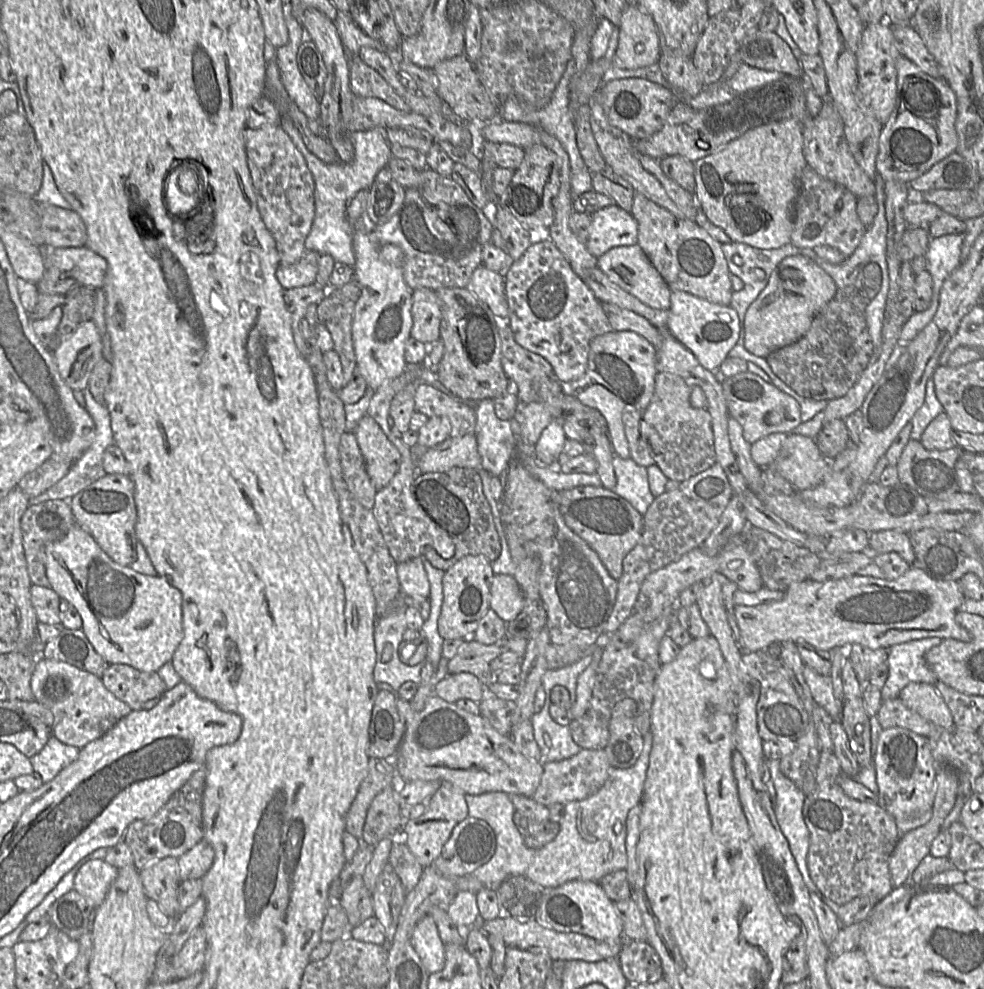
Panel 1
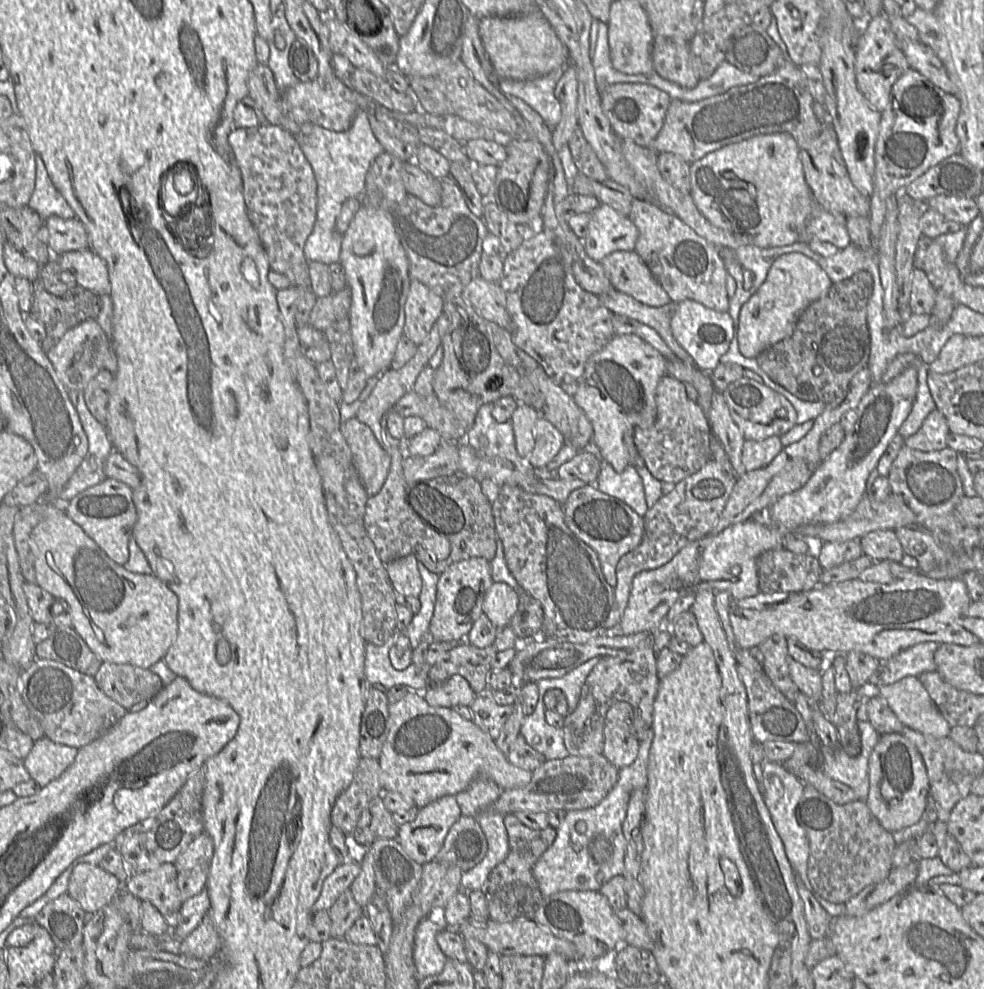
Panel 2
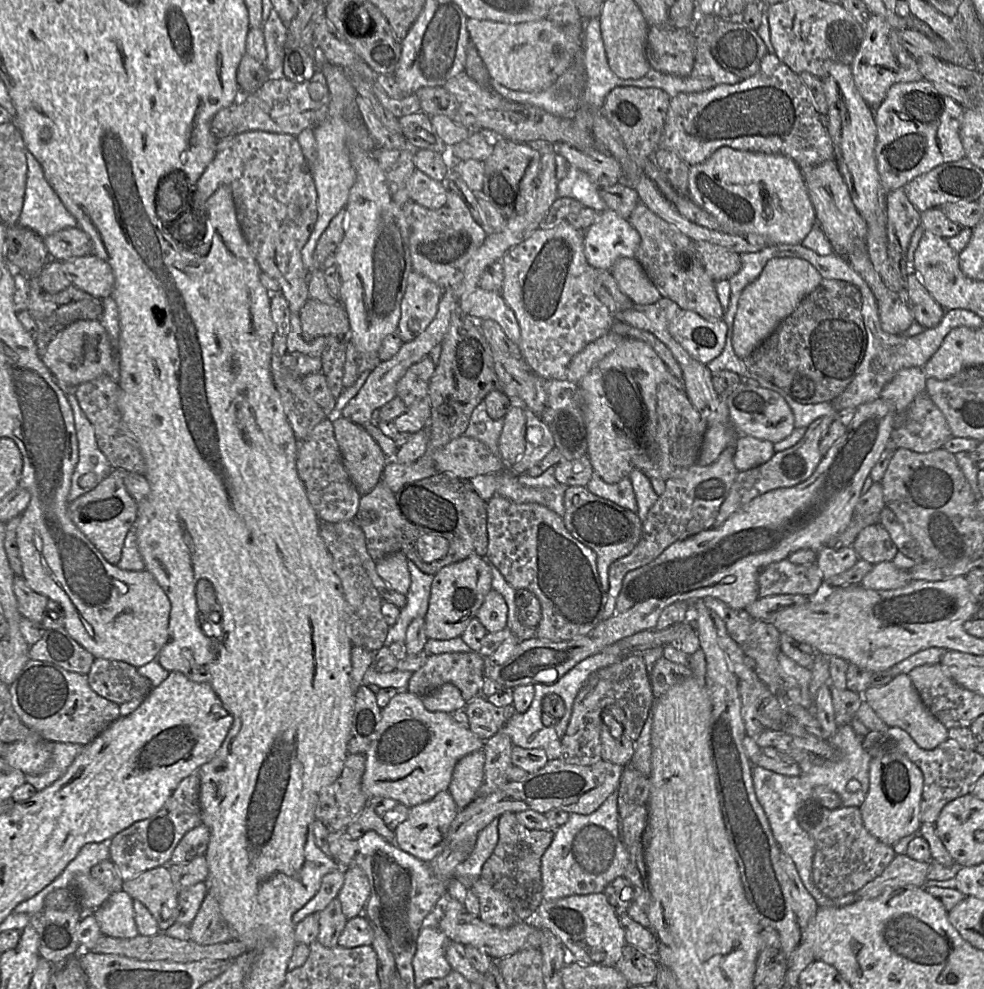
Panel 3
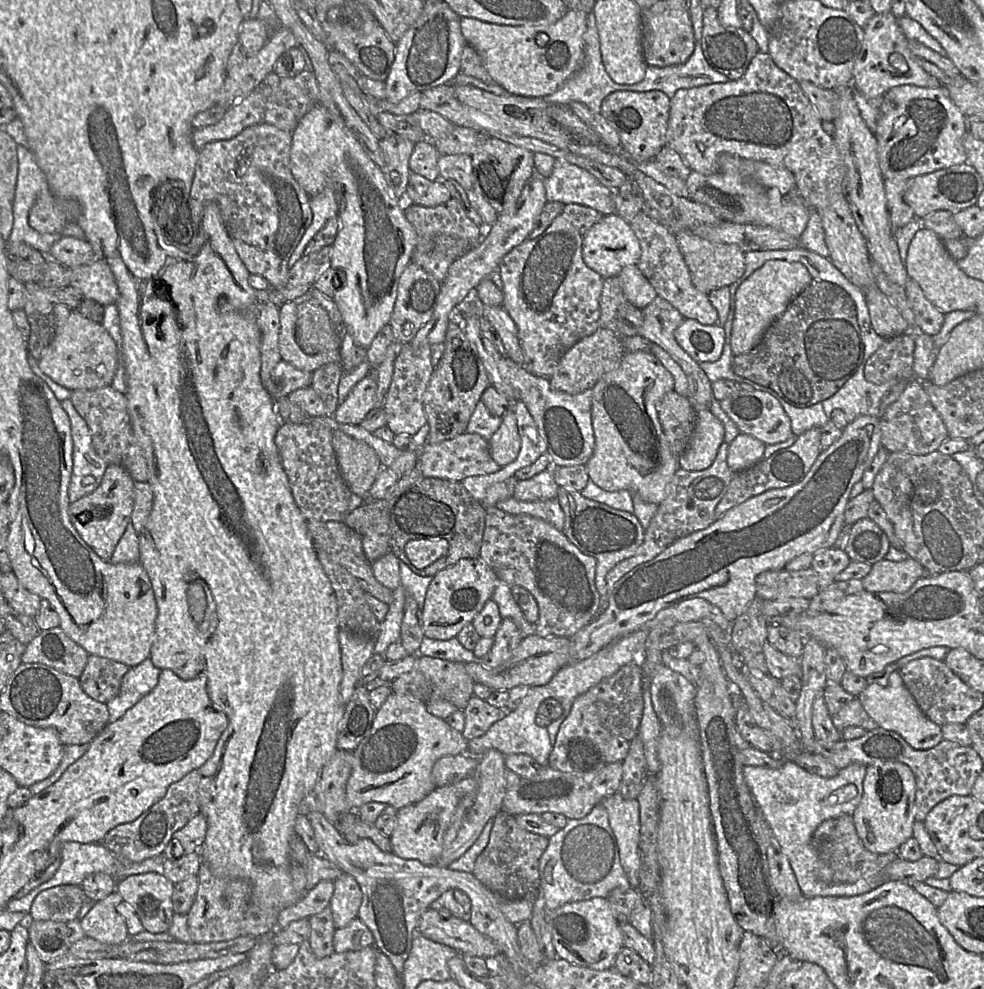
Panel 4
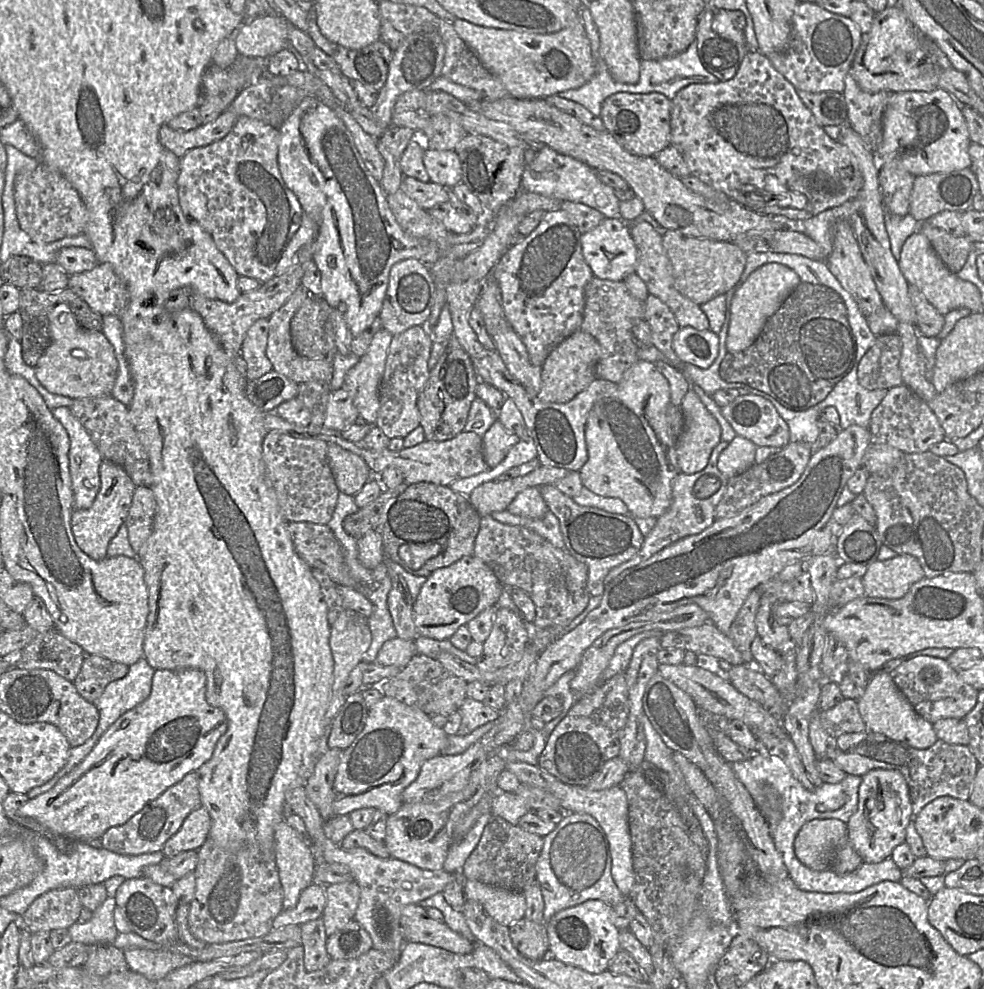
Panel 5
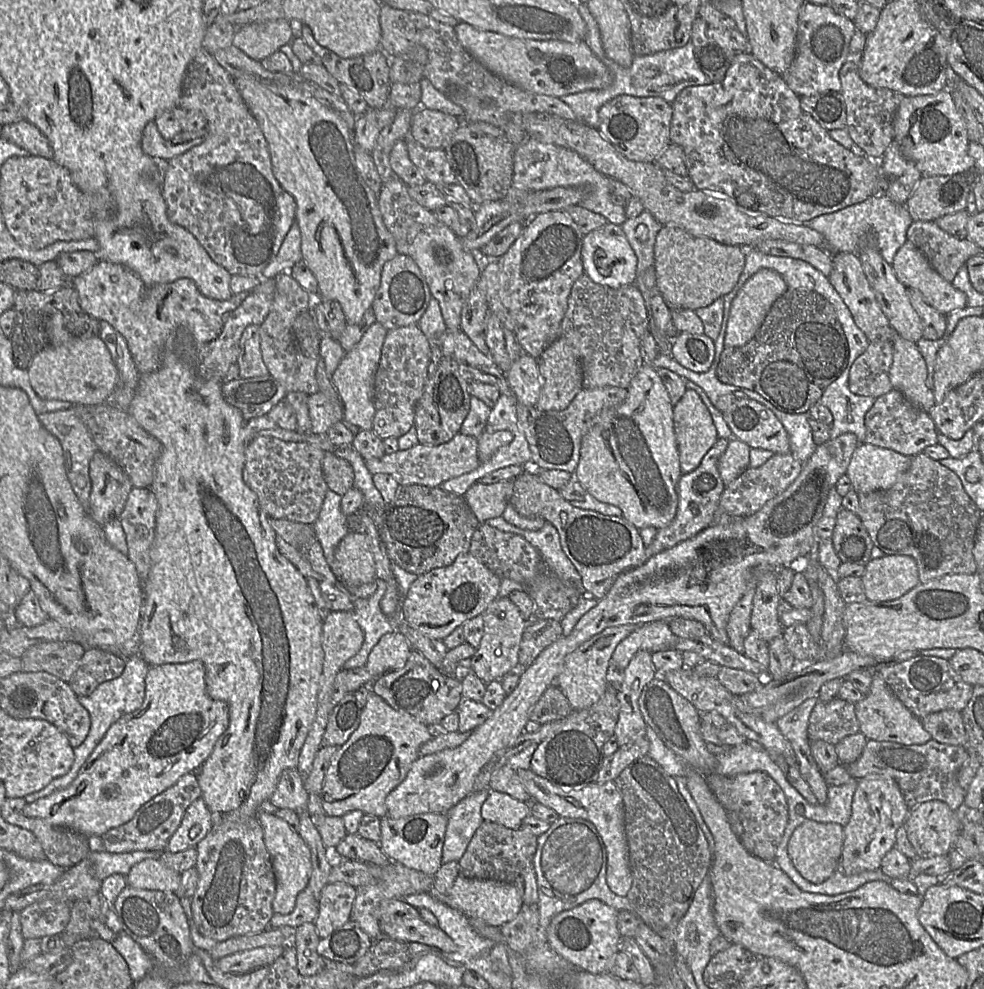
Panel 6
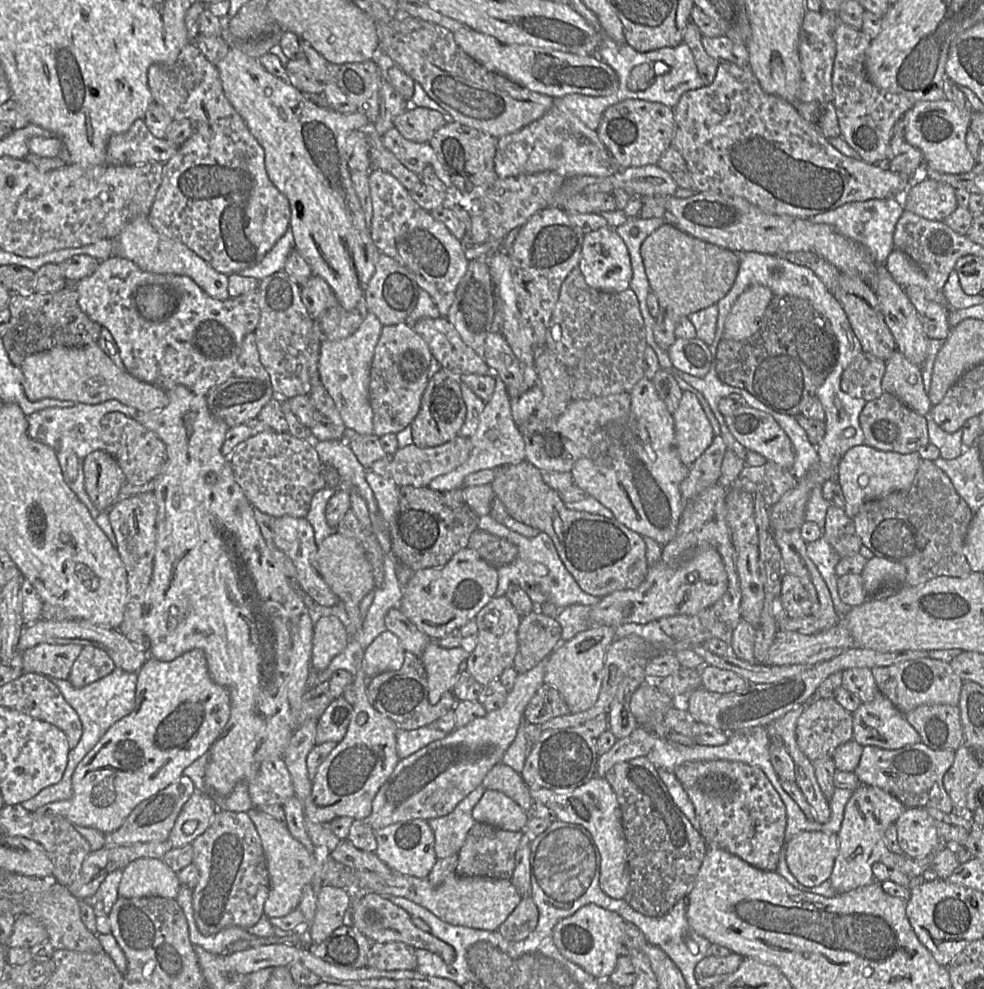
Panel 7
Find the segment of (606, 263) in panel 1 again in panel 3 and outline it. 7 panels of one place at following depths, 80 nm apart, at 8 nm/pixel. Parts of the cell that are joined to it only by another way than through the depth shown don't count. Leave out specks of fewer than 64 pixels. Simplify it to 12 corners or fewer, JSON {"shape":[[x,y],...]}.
{"shape":[[636,257],[619,259],[610,271],[634,304],[662,298]]}

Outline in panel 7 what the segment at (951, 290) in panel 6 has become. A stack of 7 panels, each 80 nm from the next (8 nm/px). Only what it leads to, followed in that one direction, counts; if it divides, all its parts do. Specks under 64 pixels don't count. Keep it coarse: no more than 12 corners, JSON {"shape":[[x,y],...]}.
{"shape":[[902,251],[885,266],[900,286],[919,286],[928,299],[946,304],[938,289]]}

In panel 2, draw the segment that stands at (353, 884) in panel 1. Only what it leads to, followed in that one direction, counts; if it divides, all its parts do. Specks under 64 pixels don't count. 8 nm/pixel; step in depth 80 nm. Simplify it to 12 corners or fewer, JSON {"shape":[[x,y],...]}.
{"shape":[[346,889],[328,910],[331,938],[343,938],[365,909]]}

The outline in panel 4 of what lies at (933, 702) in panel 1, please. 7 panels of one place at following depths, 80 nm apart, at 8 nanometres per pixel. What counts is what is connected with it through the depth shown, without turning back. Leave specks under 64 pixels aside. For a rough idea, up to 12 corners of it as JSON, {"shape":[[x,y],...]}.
{"shape":[[898,671],[856,698],[879,728],[913,749],[943,740]]}

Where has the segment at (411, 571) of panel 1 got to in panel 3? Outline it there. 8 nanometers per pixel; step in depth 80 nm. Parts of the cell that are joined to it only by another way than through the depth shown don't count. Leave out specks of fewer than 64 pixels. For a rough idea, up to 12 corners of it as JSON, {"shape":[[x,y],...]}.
{"shape":[[397,552],[375,562],[379,577],[406,595],[407,557]]}

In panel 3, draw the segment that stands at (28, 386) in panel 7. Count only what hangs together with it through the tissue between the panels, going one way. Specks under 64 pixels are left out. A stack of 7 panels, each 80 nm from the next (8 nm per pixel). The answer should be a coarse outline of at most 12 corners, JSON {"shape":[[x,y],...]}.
{"shape":[[98,320],[61,330],[41,360],[76,388],[109,374],[108,333]]}

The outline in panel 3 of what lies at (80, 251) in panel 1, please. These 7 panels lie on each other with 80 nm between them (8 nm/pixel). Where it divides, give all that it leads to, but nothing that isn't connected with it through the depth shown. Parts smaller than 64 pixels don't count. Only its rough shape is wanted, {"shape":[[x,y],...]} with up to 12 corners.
{"shape":[[91,253],[60,262],[73,286],[99,299],[112,294],[114,275]]}

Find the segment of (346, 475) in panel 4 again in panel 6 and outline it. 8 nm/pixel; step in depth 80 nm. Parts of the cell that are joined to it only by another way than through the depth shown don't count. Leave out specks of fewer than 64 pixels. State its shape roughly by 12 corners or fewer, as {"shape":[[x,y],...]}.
{"shape":[[333,452],[322,458],[328,488],[340,495],[354,485],[351,464]]}

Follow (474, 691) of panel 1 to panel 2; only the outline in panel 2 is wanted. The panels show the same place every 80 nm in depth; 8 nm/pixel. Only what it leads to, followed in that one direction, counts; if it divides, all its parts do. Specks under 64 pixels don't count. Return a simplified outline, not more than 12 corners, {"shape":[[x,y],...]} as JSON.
{"shape":[[458,674],[422,693],[429,705],[470,706],[477,697]]}

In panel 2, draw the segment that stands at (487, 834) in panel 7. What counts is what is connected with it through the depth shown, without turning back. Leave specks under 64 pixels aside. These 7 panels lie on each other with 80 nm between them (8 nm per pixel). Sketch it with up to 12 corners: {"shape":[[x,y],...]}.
{"shape":[[504,816],[509,852],[482,888],[514,917],[533,919],[542,893],[533,875],[555,828]]}

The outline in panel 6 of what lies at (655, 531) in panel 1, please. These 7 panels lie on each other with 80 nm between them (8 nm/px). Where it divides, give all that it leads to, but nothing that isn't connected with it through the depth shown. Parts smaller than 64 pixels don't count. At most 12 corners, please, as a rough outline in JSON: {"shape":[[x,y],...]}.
{"shape":[[718,438],[696,469],[680,476],[676,515],[645,547],[653,555],[712,525],[726,488]]}

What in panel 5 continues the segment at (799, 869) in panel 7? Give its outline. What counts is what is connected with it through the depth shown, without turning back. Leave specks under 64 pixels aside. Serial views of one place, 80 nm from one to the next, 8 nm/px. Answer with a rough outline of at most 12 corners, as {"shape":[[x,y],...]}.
{"shape":[[838,819],[805,823],[794,841],[799,861],[831,868],[847,841]]}

